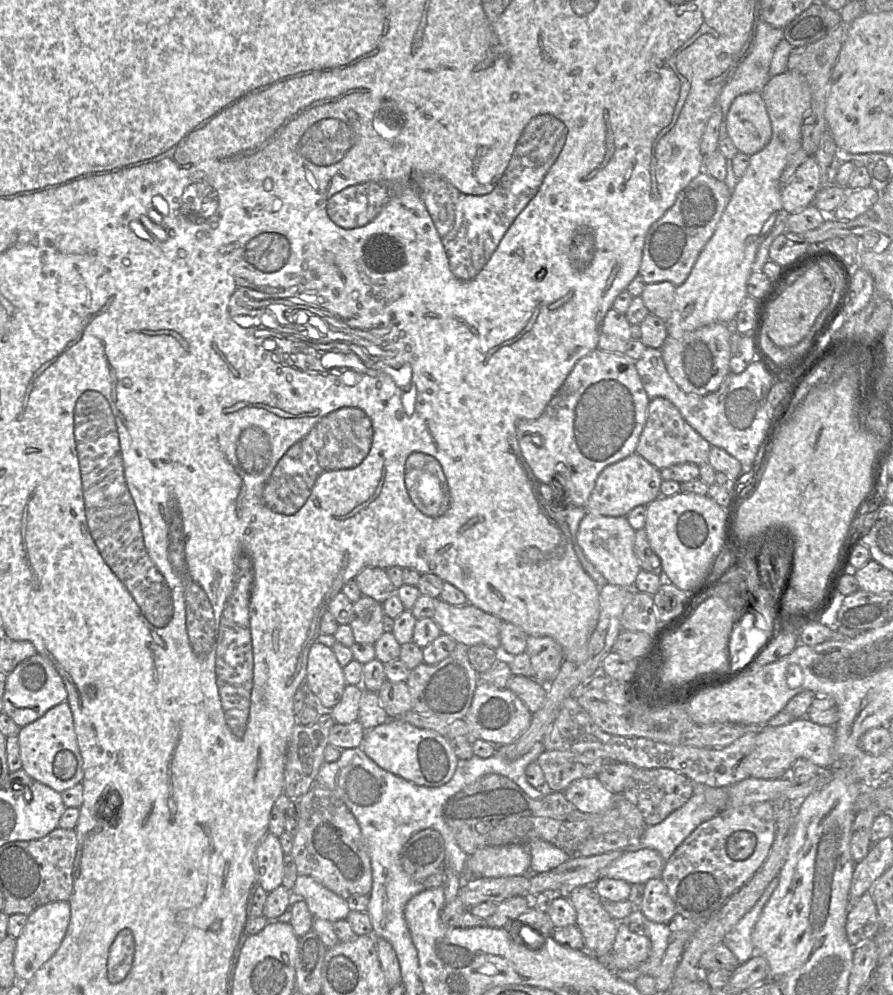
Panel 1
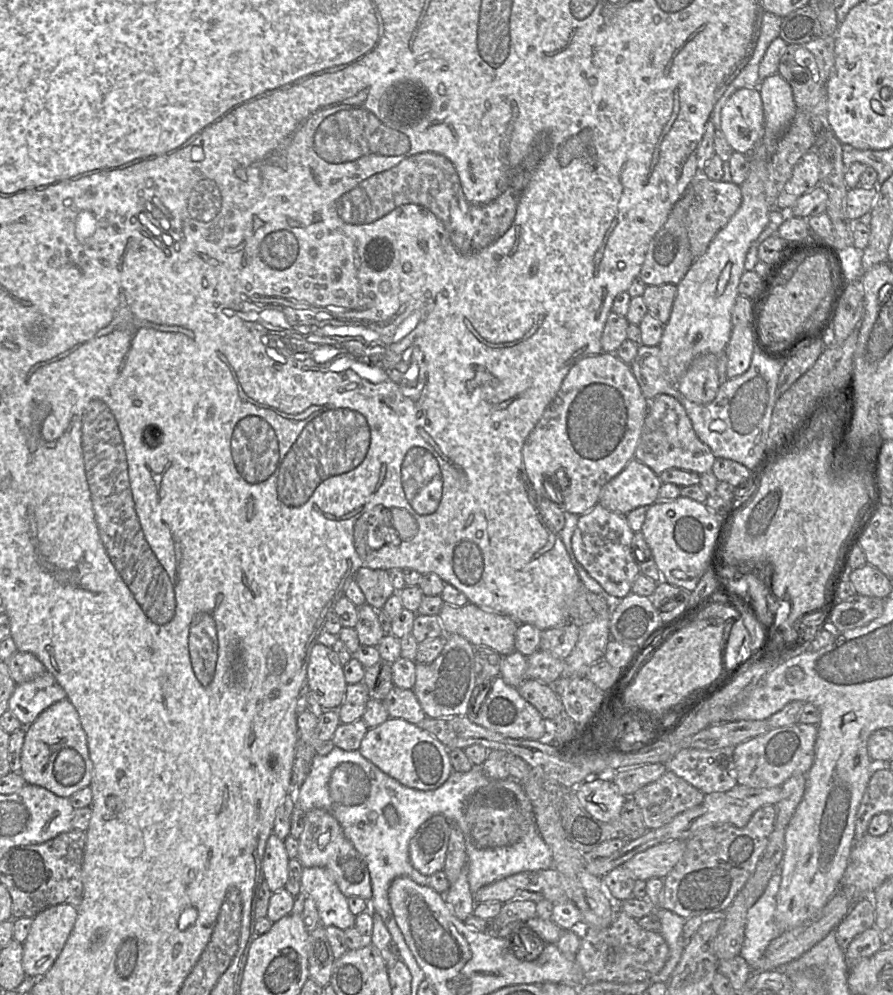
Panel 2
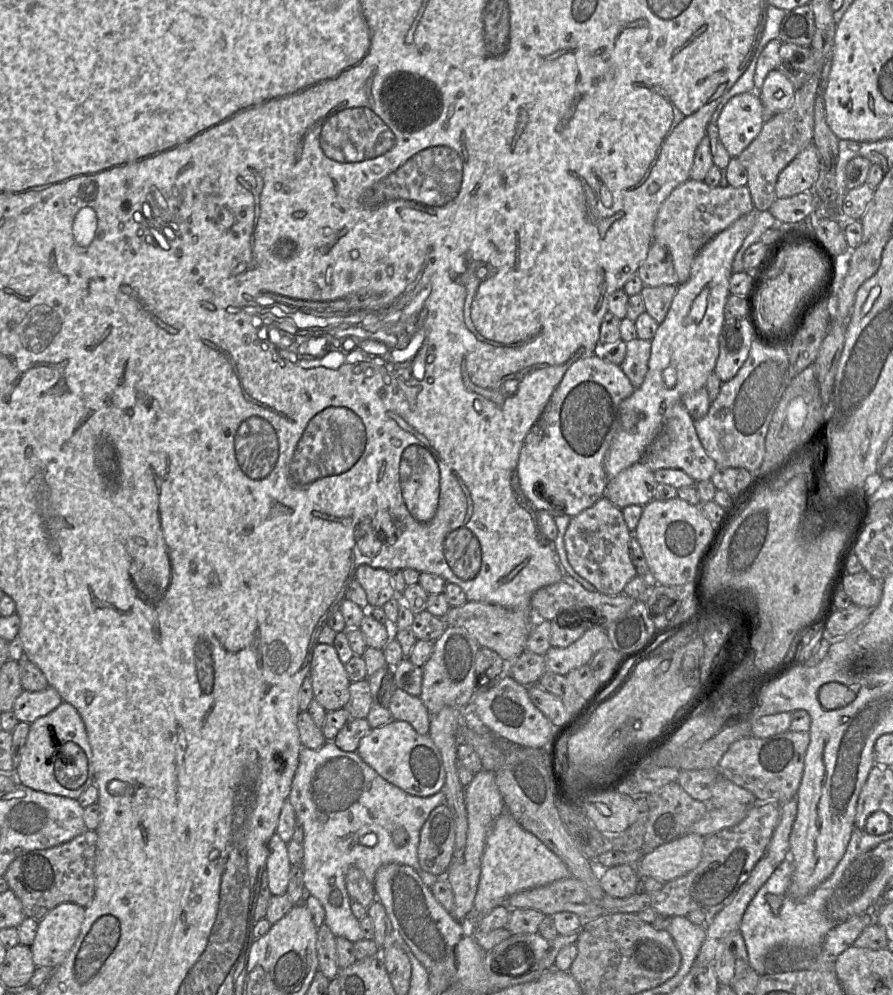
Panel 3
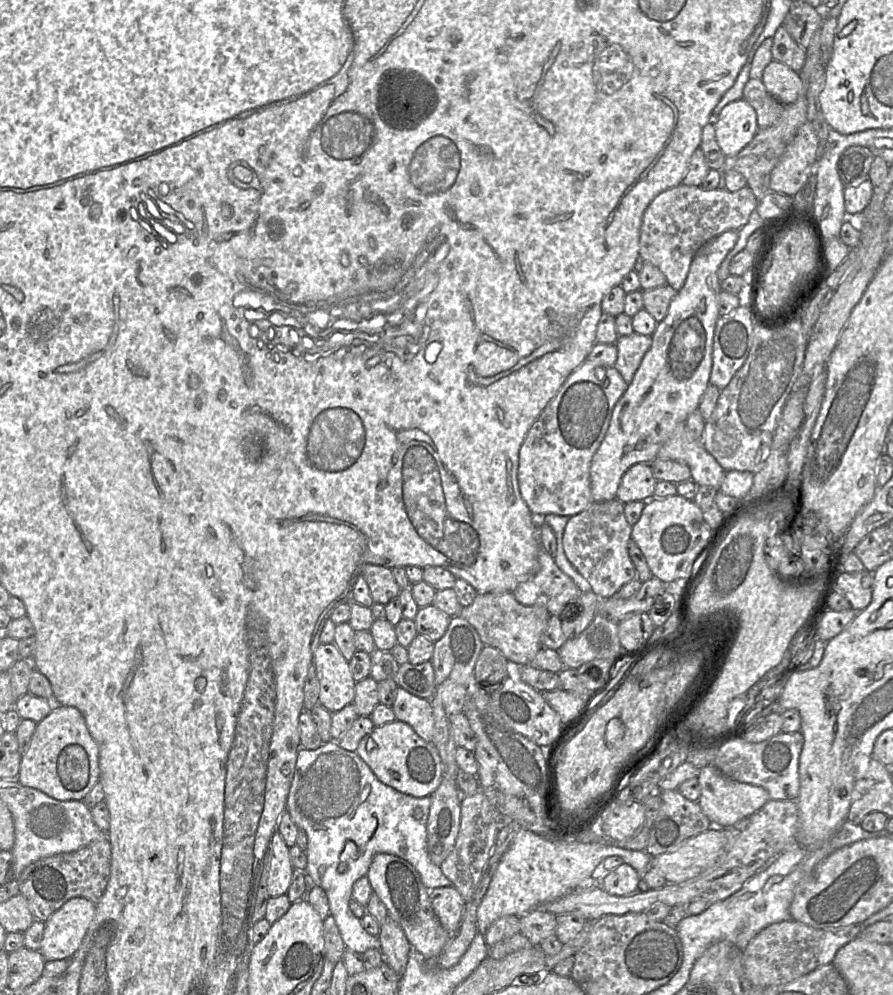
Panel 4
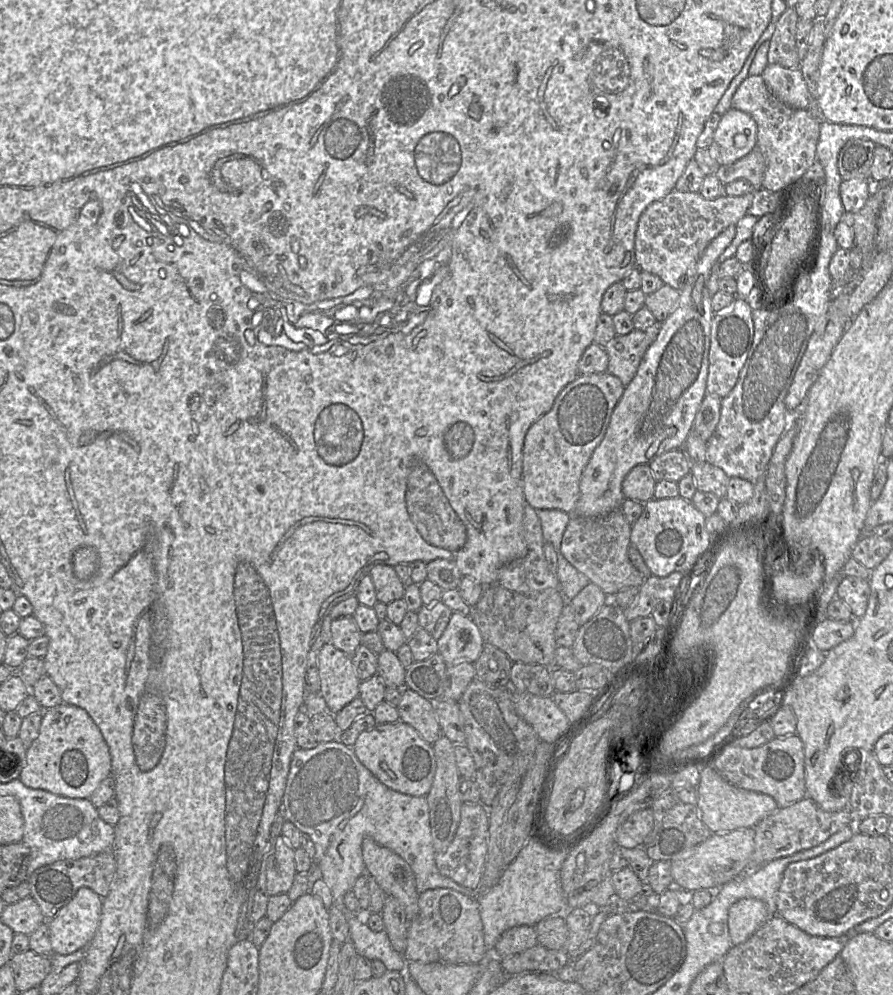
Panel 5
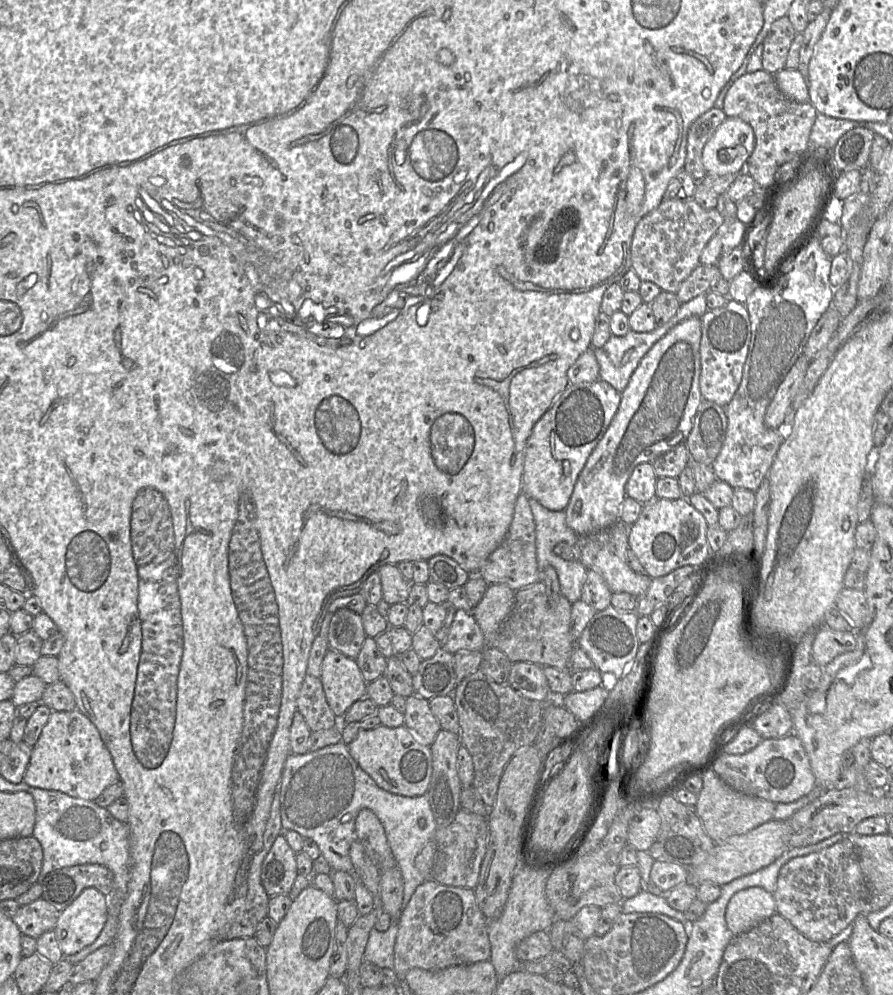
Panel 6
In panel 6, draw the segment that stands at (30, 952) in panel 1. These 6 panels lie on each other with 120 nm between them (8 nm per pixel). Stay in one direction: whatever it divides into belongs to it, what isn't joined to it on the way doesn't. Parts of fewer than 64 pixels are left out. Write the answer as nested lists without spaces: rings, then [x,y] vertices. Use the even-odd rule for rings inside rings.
[[[93,887],[85,888],[80,895],[59,913],[54,931],[62,953],[70,956],[91,945],[104,928],[108,917],[108,897]]]

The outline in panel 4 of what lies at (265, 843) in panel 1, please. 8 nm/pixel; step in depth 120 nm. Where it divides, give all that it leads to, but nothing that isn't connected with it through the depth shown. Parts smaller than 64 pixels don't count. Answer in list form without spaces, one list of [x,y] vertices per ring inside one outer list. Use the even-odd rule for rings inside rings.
[[[276,831],[270,841],[270,867],[267,879],[270,897],[288,893],[294,870],[289,849],[281,834]]]

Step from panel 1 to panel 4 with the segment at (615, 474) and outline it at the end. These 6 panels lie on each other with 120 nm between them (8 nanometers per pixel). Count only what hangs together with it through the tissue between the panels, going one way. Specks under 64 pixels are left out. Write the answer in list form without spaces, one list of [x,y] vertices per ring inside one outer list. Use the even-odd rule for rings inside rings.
[[[636,463],[622,476],[616,499],[622,503],[642,501],[654,495],[657,480],[650,463]]]

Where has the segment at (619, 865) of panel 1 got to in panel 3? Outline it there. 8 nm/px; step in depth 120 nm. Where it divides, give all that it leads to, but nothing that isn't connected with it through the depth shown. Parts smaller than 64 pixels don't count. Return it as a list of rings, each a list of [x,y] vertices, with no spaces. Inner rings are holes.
[[[687,833],[645,853],[635,865],[637,873],[641,878],[652,877],[662,883],[687,874],[702,858],[704,838]]]

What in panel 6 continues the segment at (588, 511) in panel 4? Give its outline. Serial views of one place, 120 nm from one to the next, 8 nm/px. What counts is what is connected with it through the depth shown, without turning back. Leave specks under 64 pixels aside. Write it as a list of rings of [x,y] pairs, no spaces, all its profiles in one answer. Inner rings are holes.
[[[621,520],[598,532],[580,536],[574,545],[561,542],[553,551],[567,561],[580,561],[588,570],[599,573],[612,593],[627,592],[637,598],[644,595],[651,585],[652,578],[648,574],[638,574],[628,565],[626,551],[629,547],[629,528]]]

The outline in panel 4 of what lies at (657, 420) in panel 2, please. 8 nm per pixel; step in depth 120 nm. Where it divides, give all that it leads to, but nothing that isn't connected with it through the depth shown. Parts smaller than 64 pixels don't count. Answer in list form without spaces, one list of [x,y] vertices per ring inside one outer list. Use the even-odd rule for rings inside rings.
[[[685,422],[676,426],[656,458],[686,463],[690,468],[692,481],[698,485],[720,489],[724,479],[725,470],[706,450],[701,439],[697,439],[688,429]]]

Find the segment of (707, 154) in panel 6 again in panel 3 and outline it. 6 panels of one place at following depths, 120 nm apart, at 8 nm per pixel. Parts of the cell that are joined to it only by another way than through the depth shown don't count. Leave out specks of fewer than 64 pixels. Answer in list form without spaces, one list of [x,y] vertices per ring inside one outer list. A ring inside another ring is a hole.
[[[757,91],[732,97],[717,120],[719,138],[731,157],[738,157],[760,133],[763,103]]]

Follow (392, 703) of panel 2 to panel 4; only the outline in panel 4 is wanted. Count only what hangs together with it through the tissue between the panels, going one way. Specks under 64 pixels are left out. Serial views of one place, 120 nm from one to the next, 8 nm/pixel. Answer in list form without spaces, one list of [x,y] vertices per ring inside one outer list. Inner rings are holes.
[[[398,687],[391,707],[397,720],[406,722],[418,736],[433,744],[435,721],[431,699],[420,698]]]

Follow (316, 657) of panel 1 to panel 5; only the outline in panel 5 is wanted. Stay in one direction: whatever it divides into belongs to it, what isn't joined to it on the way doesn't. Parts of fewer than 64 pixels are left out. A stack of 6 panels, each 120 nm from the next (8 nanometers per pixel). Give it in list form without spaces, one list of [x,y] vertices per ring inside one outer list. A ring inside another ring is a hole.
[[[332,643],[318,651],[320,693],[328,711],[335,715],[352,700],[359,697],[360,683],[352,658]]]

